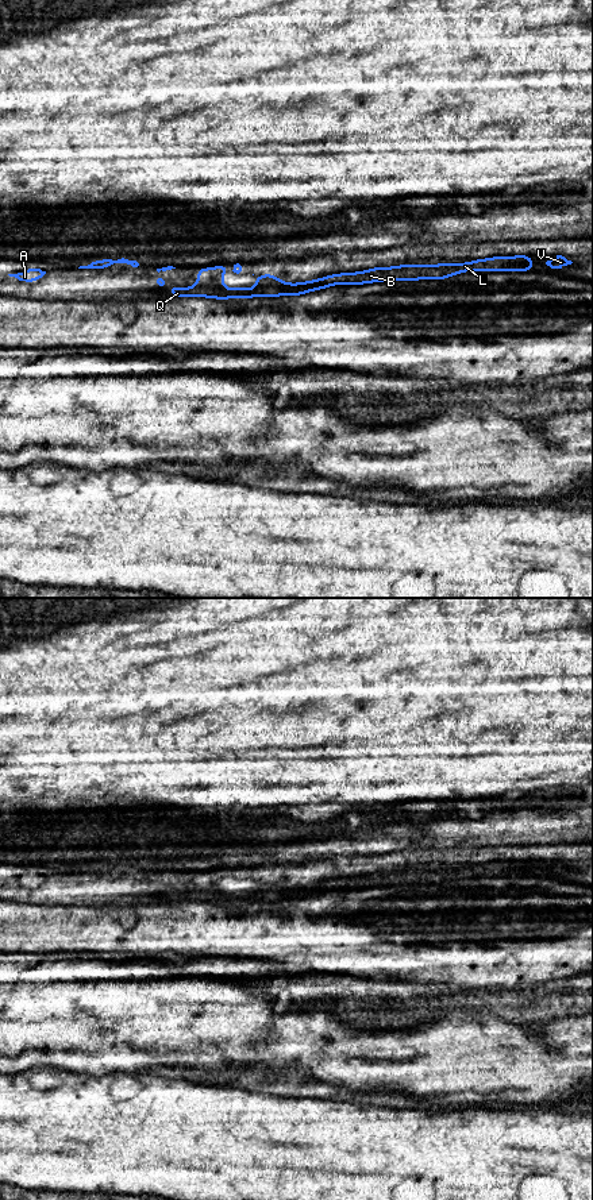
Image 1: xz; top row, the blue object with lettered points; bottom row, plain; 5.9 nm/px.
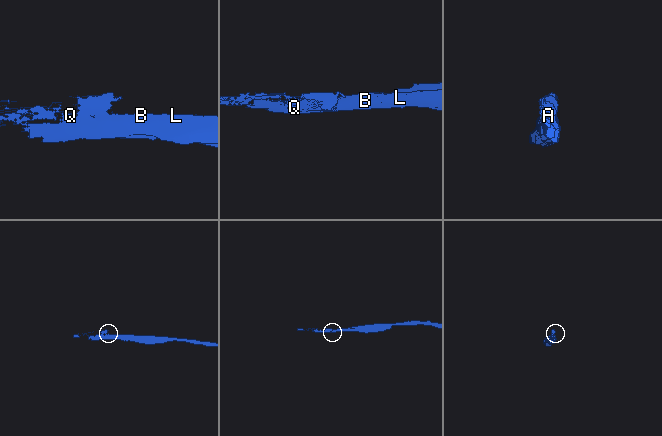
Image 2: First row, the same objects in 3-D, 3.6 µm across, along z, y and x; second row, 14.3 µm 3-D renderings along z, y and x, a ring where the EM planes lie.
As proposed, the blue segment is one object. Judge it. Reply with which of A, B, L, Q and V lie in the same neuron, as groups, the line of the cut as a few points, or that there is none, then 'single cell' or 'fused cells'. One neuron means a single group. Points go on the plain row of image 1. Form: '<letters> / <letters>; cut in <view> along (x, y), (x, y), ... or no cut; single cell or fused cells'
A / B L Q V; cut in xz along (208, 886), (239, 898), (249, 898), (254, 894); fused cells

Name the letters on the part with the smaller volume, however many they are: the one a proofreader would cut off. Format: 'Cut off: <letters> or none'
Cut off: A

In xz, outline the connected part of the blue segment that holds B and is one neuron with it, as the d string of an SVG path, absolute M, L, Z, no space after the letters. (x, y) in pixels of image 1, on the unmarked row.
M531 860L516 861L493 861L485 864L474 864L458 869L412 869L392 872L373 872L365 876L330 879L319 884L305 887L288 888L284 885L270 885L254 892L253 896L239 899L222 894L213 888L195 890L189 892L169 892L170 902L207 902L216 904L239 903L247 904L251 902L278 902L278 900L303 900L313 895L321 895L334 890L363 890L371 887L392 887L392 885L417 885L417 884L446 884L455 879L466 876L532 876L535 868Z

